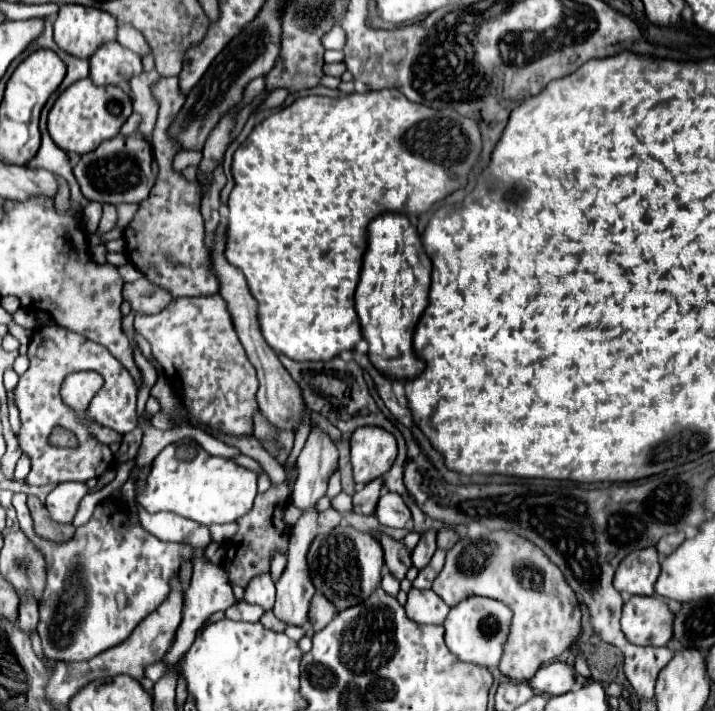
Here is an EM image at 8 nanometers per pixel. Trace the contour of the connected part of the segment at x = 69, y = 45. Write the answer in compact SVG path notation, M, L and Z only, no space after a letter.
M64 4L54 20L54 42L60 50L90 58L100 46L116 40L116 18L80 4Z

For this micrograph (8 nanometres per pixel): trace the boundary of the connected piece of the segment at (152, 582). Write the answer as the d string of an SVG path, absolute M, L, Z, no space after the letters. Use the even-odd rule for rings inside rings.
M22 492L14 494L12 504L18 512L18 524L22 532L44 552L46 562L48 562L48 582L46 582L46 590L40 602L38 634L42 638L44 654L50 660L64 660L64 662L90 660L98 656L100 652L124 642L130 636L130 632L140 624L140 620L148 616L156 606L160 606L162 600L168 598L170 580L178 574L182 558L190 560L190 554L192 554L190 546L180 546L172 542L166 544L154 538L150 532L146 532L140 524L130 524L130 510L122 496L120 498L110 496L102 500L96 506L92 518L84 526L76 528L74 536L62 544L40 538L34 532L34 522L26 506L26 494ZM118 592L124 592L128 596L128 606L122 610L116 606Z

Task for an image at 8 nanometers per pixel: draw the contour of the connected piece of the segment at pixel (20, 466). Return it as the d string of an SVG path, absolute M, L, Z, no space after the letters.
M22 454L17 461L15 471L14 471L14 478L15 480L20 480L21 477L26 477L30 472L31 464L30 458L26 456L26 454Z

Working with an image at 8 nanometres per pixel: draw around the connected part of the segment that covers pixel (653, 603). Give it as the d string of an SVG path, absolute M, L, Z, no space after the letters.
M632 596L622 608L620 624L626 638L638 646L666 646L674 634L674 614L656 596Z

